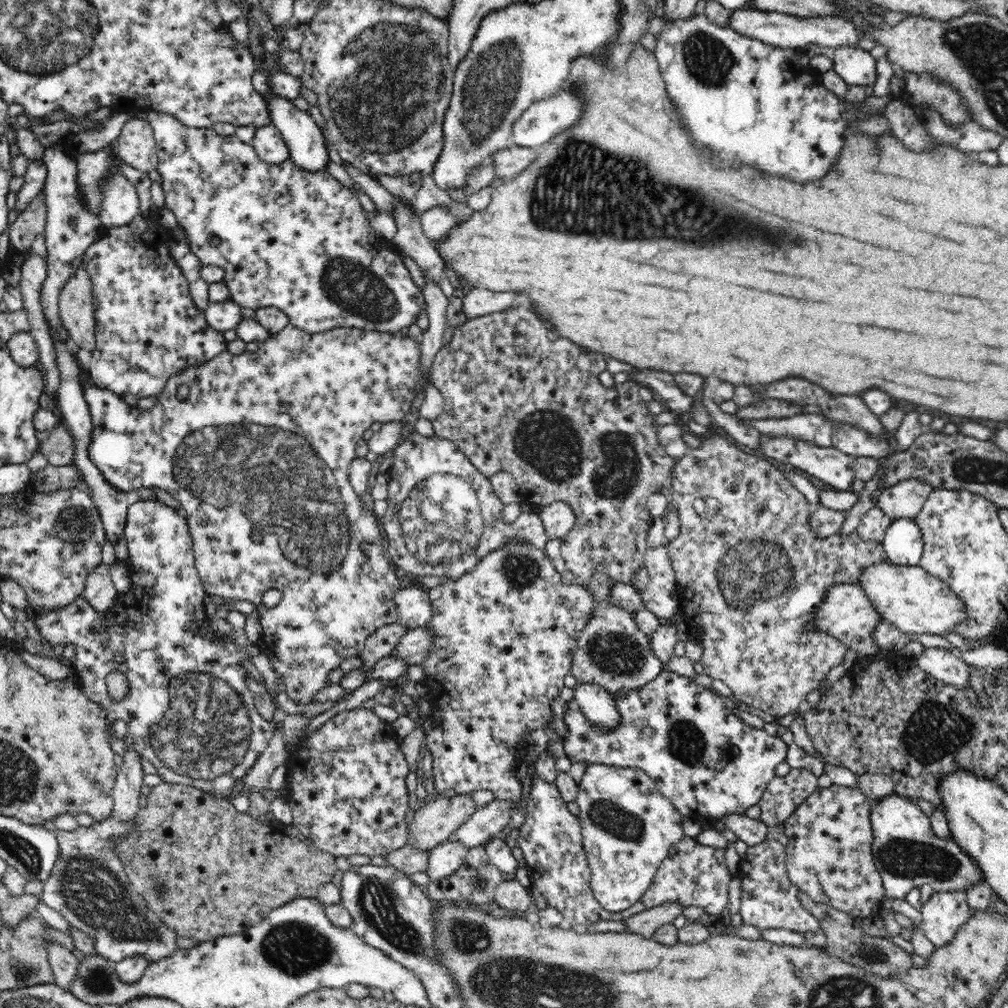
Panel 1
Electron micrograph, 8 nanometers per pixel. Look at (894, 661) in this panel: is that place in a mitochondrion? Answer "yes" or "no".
no

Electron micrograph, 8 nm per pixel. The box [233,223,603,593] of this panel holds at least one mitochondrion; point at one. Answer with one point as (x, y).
(440, 514)

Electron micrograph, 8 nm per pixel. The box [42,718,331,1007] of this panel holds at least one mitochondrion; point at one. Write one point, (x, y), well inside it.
(96, 895)

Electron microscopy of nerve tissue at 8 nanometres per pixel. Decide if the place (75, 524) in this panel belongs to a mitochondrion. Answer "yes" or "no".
yes

